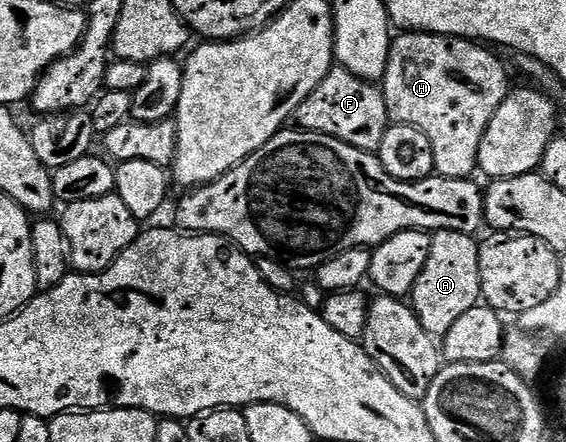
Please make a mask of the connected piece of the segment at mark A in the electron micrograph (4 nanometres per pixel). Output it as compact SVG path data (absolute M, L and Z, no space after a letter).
M459 231L433 232L428 261L424 265L424 269L420 273L412 292L414 312L418 315L420 325L424 325L424 329L429 335L435 337L446 335L448 329L452 329L452 325L456 325L458 318L464 317L464 313L468 313L468 309L479 306L482 299L480 257L478 256L479 246L479 240L474 235L465 235Z

